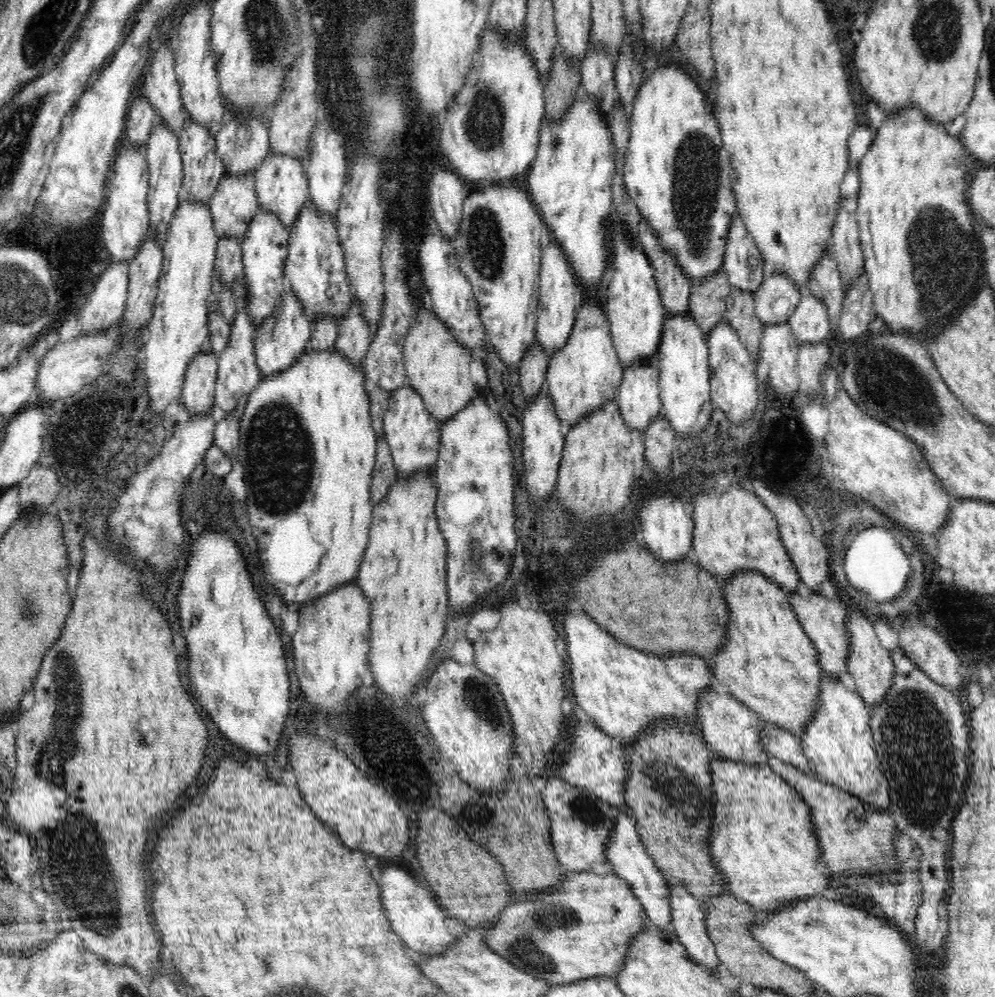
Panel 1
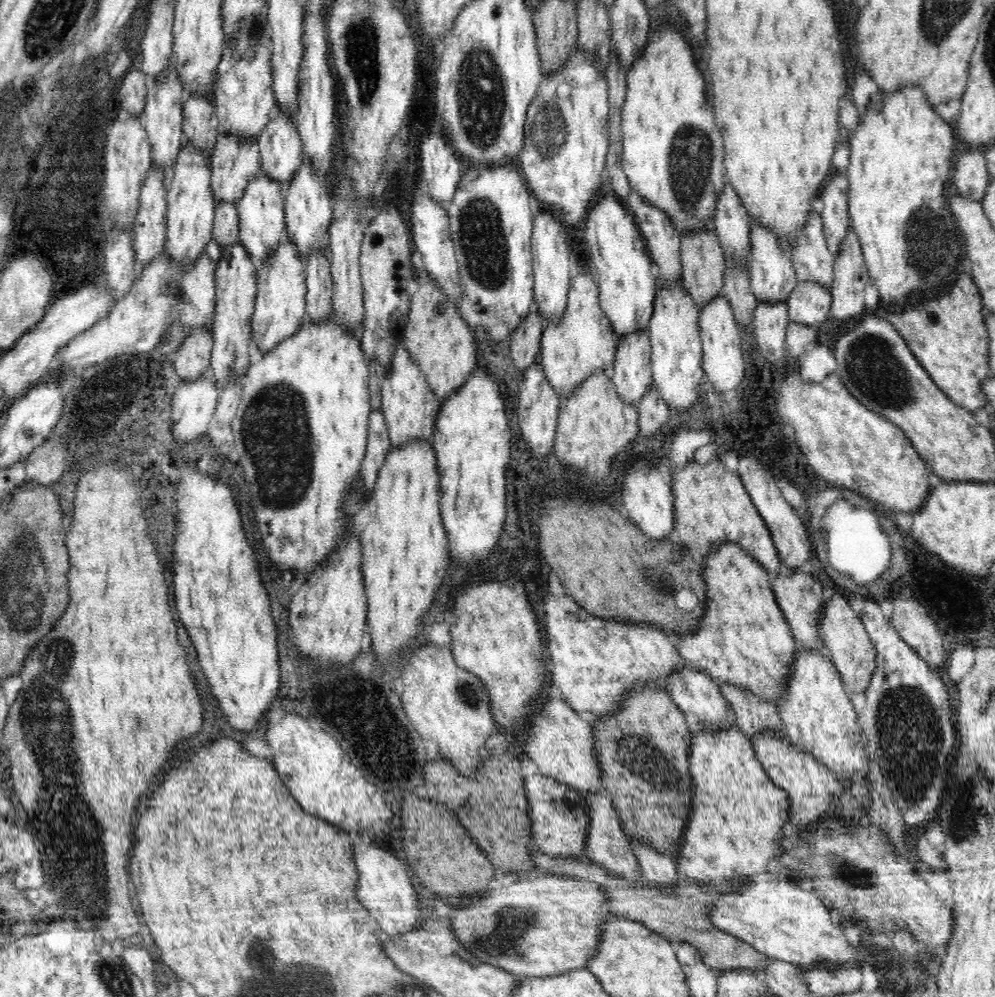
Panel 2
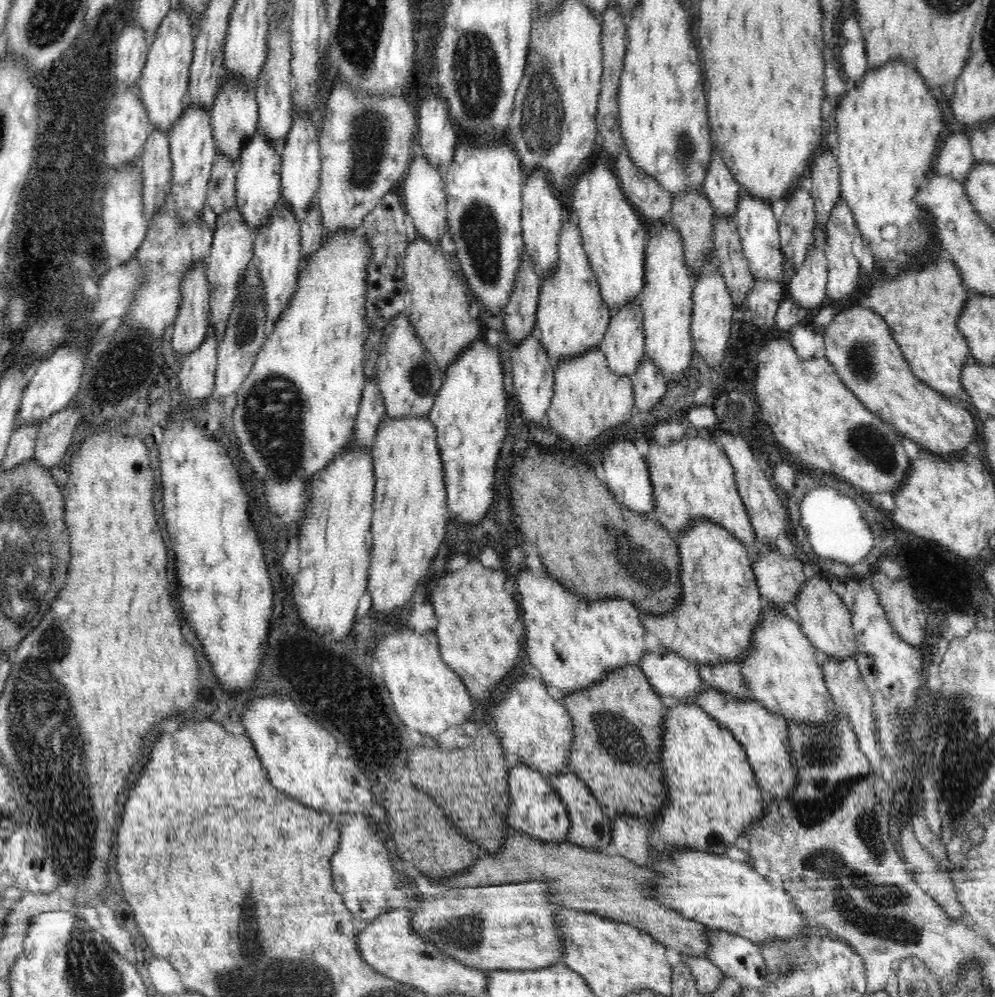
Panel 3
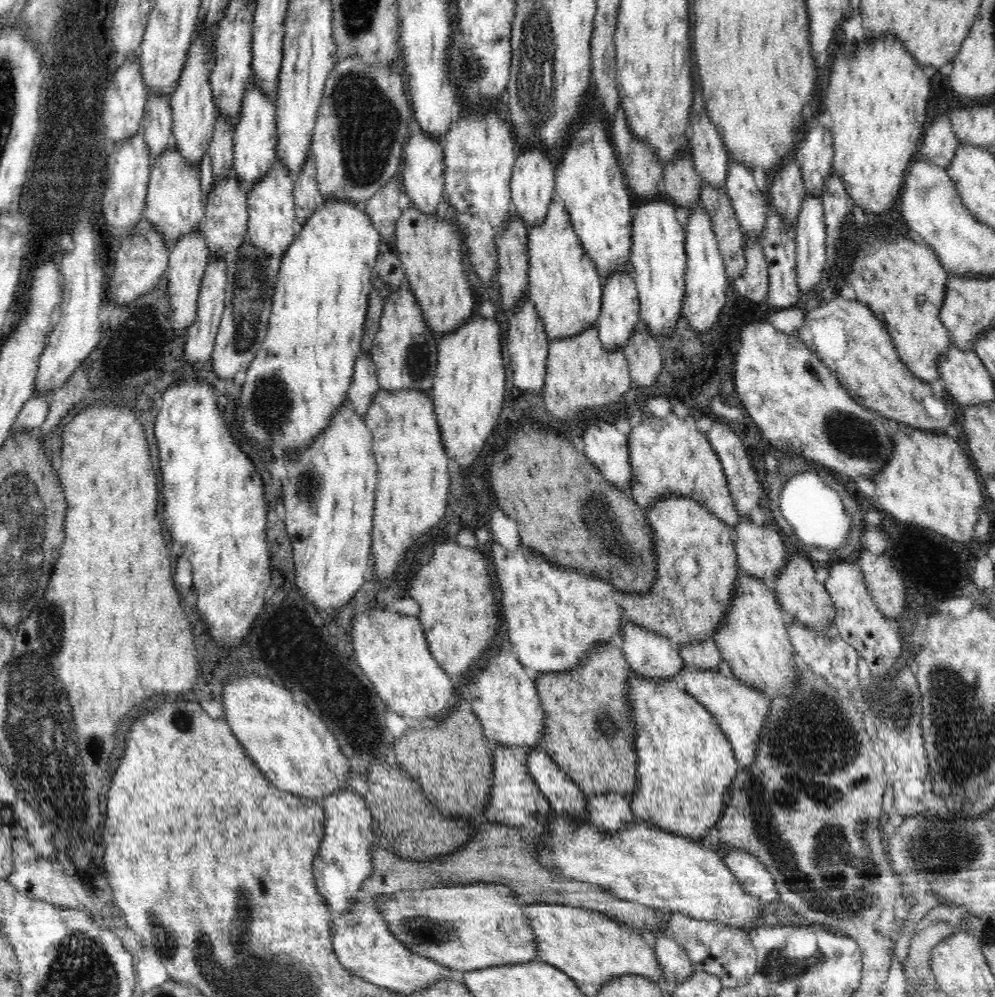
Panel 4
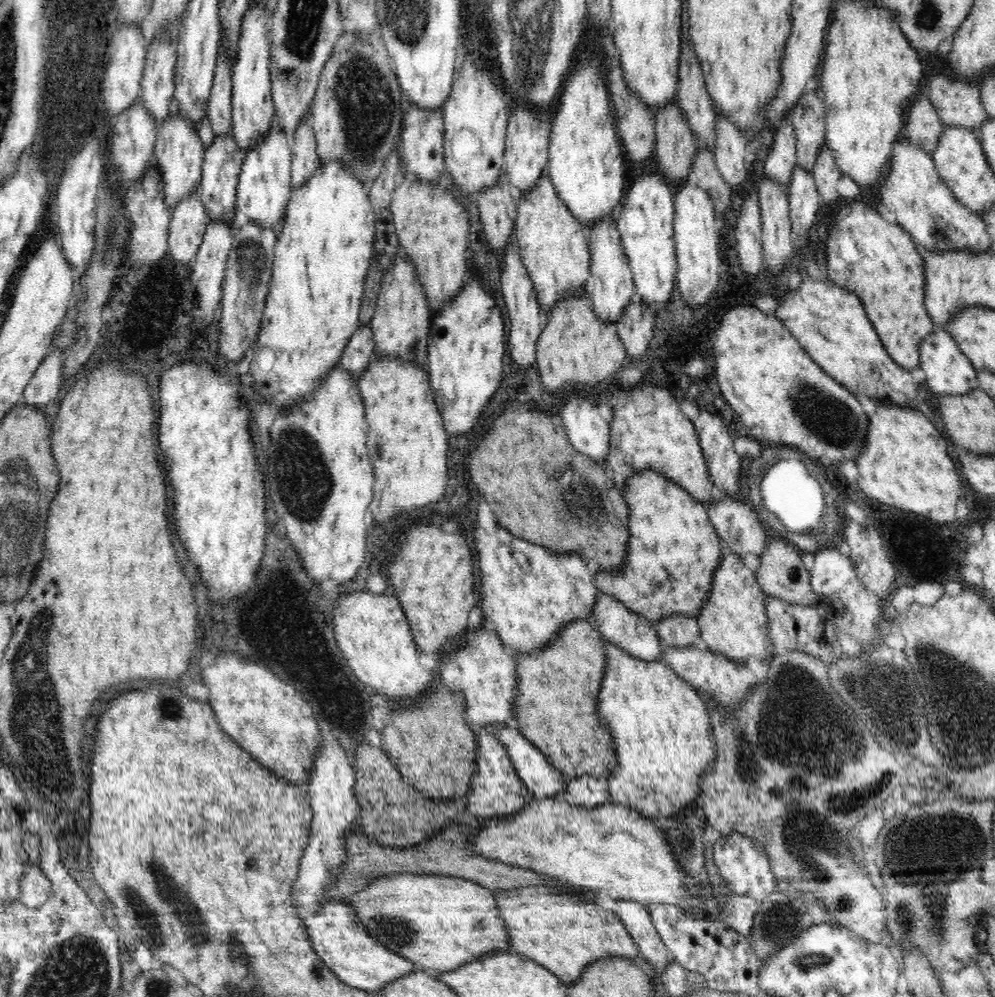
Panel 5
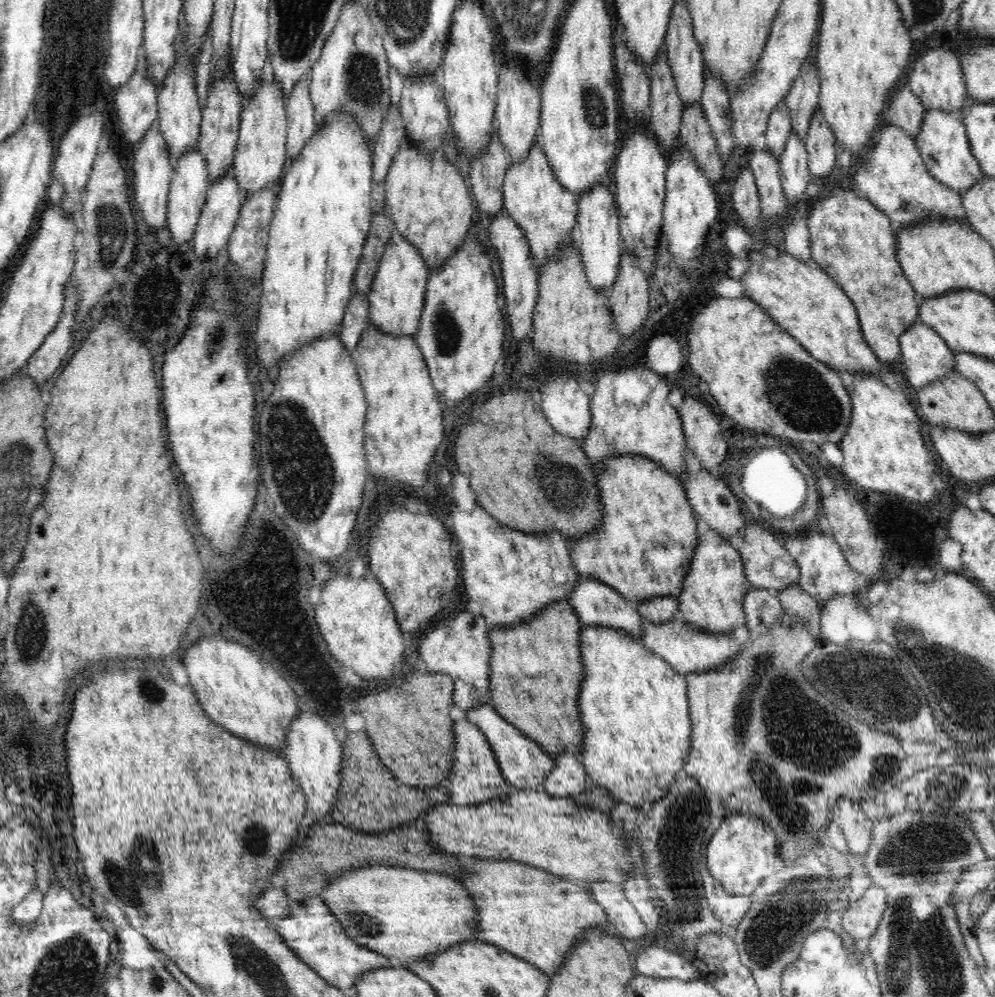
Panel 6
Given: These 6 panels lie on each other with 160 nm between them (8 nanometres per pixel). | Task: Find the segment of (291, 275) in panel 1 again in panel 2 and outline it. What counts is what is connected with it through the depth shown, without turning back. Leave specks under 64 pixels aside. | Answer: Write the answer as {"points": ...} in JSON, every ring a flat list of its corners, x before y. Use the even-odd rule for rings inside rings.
{"points":[[305,156,300,168,294,173,284,197,286,233,289,235,289,240,296,246,301,255,301,260,306,266,312,250,330,248,330,231,328,228,332,224,333,210,330,207,331,197,328,195,324,181,320,179,320,174,312,165,312,161]]}

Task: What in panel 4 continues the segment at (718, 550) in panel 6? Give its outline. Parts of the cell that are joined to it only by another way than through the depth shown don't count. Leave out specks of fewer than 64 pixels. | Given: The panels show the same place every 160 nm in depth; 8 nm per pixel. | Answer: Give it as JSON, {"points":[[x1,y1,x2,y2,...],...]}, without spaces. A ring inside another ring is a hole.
{"points":[[739,573,733,592,723,623,717,626,712,638,720,649,722,658,730,664,735,676,746,685,762,693,772,688,774,697,792,695,799,677,796,666,799,658,789,641,784,612,777,601,777,595,768,589,764,581,744,573]]}

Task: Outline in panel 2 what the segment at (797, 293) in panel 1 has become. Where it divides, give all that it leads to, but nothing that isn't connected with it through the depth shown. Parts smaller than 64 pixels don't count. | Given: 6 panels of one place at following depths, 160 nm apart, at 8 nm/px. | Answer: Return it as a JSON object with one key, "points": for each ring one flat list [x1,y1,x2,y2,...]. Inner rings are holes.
{"points":[[752,220,750,228,750,243,752,243,752,256,750,256,751,290,760,302,786,301,792,290,797,285,796,272,794,271,791,257,783,250,777,236,770,228,761,226,758,221]]}

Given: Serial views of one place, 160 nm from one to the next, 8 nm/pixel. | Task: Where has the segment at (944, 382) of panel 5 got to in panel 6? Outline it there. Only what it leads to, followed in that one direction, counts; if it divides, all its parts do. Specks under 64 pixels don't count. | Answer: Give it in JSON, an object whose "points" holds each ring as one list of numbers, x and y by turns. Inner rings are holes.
{"points":[[920,320,913,322,909,329,904,330,899,336,899,345,902,351,900,363,904,368,904,378,907,378,907,384,916,390,957,371,956,359,954,359,951,348,932,327,926,326]]}

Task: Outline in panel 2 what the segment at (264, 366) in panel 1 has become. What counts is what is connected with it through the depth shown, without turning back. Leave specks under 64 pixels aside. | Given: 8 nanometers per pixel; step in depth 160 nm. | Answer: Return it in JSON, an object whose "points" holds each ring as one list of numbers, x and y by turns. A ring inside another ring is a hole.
{"points":[[288,239,264,262,264,266,255,273,258,294,251,318,252,339,262,354,279,345,280,341,291,337,307,315,305,283,305,264,296,246]]}

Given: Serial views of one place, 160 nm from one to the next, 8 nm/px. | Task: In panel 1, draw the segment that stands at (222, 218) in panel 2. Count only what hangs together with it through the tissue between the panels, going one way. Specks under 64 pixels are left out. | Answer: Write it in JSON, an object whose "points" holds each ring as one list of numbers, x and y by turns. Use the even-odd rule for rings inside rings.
{"points":[[234,236,219,238,215,260,215,273,219,280,232,290,233,282,244,275,244,253,241,242]]}

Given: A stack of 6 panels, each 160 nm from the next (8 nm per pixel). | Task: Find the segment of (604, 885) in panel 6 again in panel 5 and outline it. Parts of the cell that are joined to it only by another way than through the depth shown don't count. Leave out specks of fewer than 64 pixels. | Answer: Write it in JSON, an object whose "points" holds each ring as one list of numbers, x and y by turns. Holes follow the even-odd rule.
{"points":[[619,900,611,910,621,918,623,925,639,948,640,956,649,960,649,964,653,965,657,974,661,975,667,967,667,956,670,952,654,928,647,908,639,902]]}

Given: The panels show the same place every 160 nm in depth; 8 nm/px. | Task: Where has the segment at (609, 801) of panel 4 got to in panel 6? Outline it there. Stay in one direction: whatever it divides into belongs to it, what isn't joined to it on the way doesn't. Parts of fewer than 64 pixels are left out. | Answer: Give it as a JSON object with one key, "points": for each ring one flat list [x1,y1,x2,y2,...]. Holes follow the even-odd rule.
{"points":[[562,751,553,758,554,770,548,774,543,789,552,796,580,796,591,782,576,754]]}

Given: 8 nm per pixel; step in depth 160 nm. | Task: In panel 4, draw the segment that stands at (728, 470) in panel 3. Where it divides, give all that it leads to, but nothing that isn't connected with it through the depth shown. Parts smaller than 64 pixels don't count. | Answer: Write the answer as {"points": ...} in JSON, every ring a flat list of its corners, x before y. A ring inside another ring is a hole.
{"points":[[672,412,665,418,647,413,641,415,640,424,632,426,627,440,632,467,629,495,642,510,646,510,660,497,688,497,734,528,741,516,728,490,720,459,707,435,696,427,695,421,693,416,687,416,682,421]]}

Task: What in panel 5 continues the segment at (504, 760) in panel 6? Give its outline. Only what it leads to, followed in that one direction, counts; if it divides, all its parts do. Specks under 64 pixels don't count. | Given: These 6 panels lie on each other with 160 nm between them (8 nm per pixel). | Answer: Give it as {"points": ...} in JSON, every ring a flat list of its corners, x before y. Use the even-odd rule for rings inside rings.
{"points":[[508,726,491,727,493,734,502,742,518,777,533,794,534,799,558,797,568,783,568,777,551,764,548,757,533,746,519,730]]}

